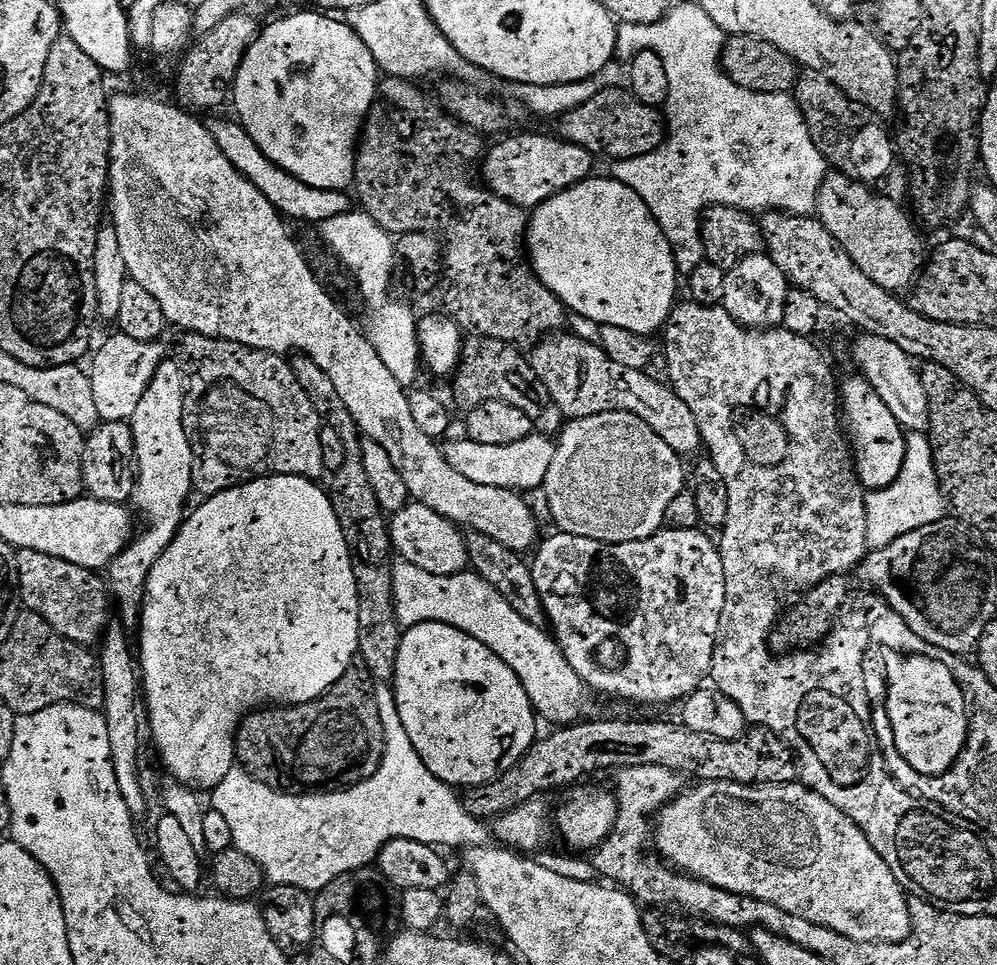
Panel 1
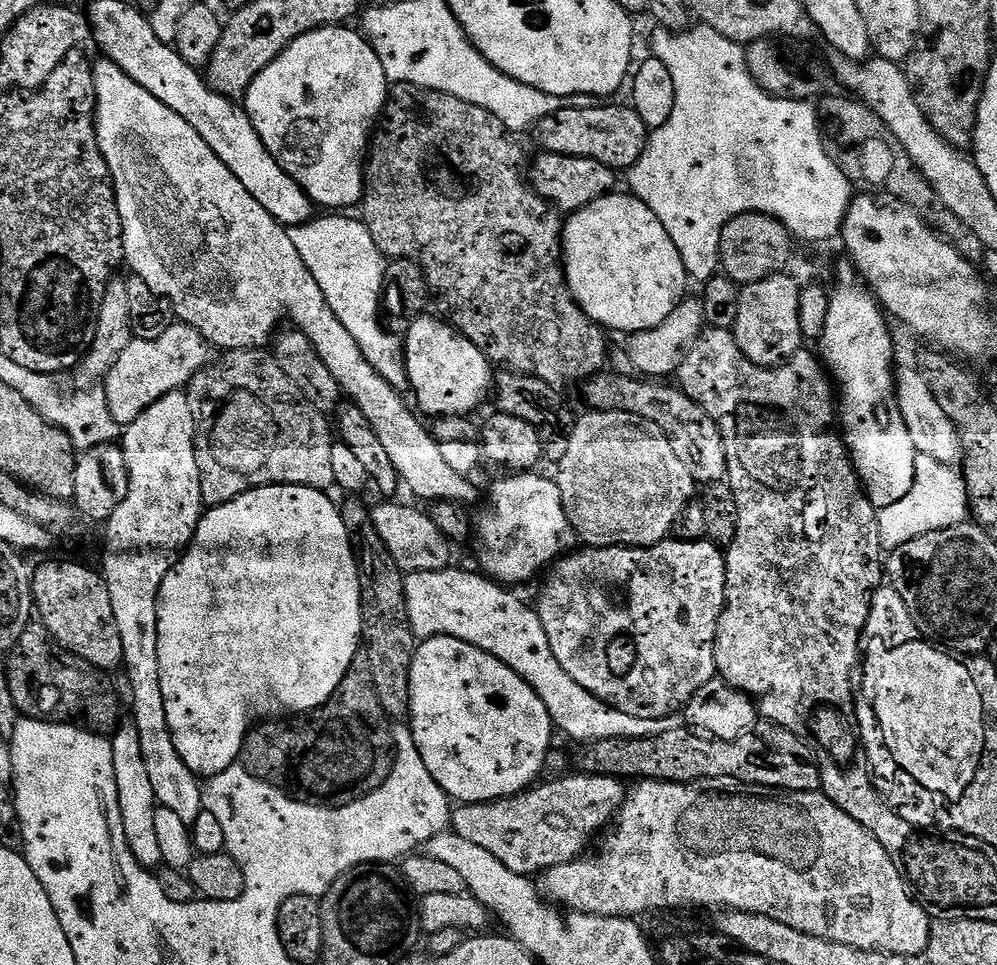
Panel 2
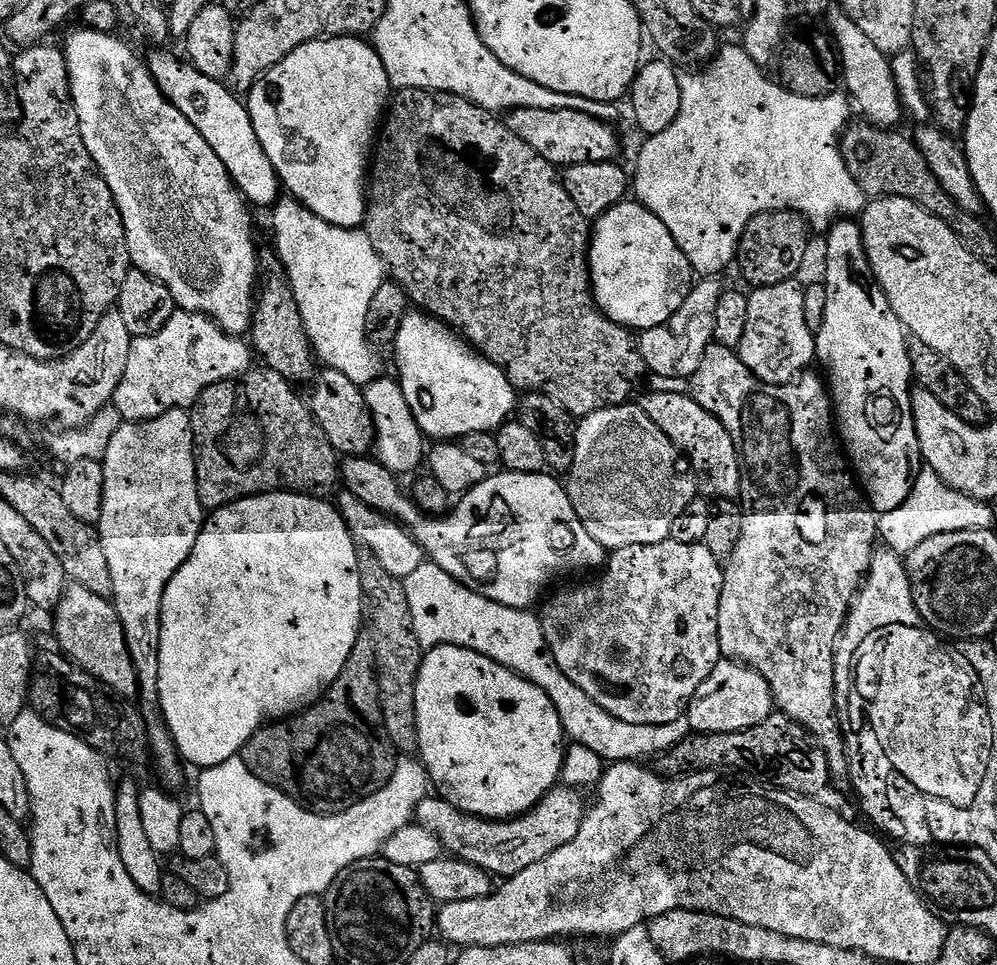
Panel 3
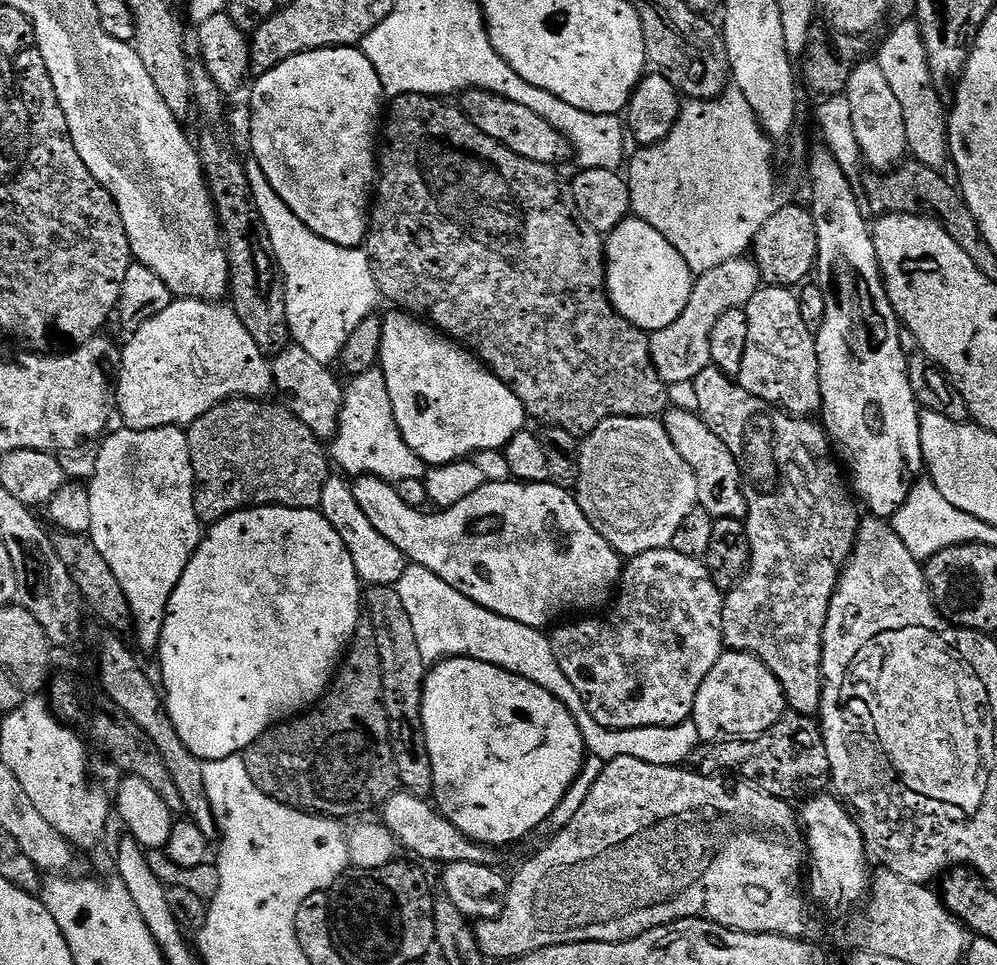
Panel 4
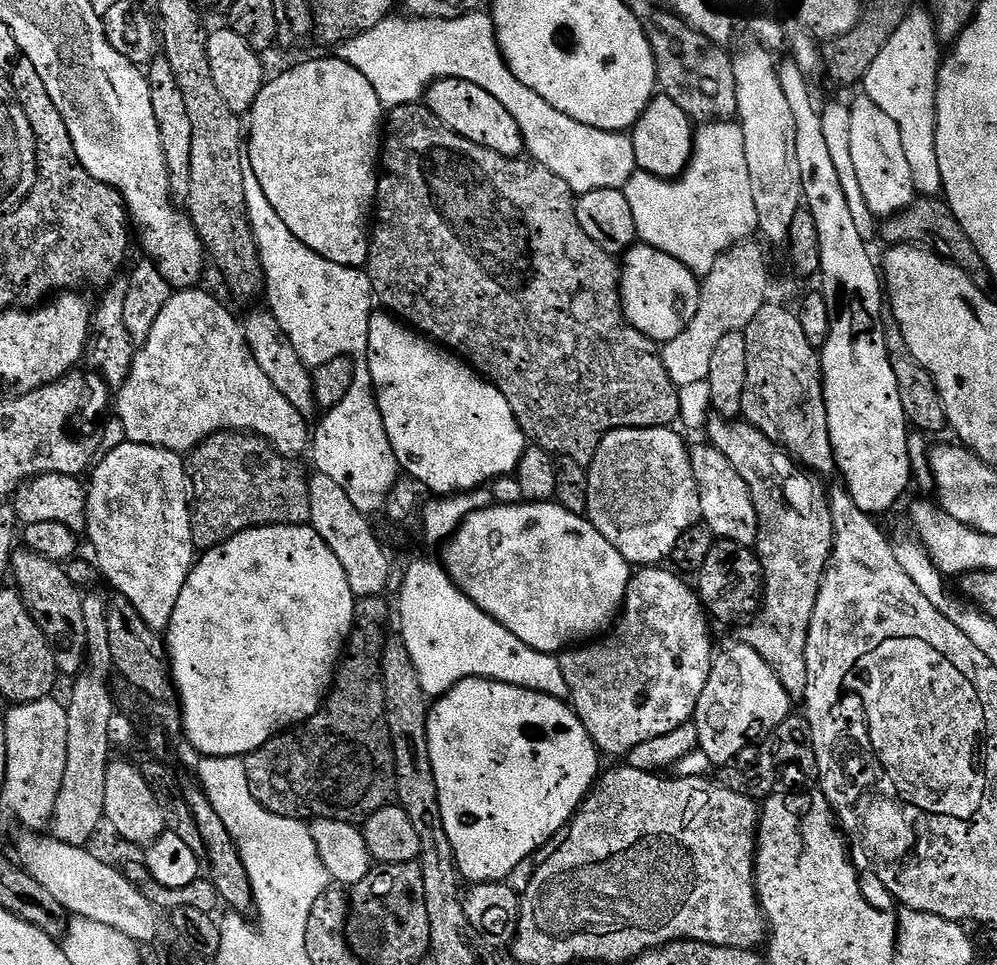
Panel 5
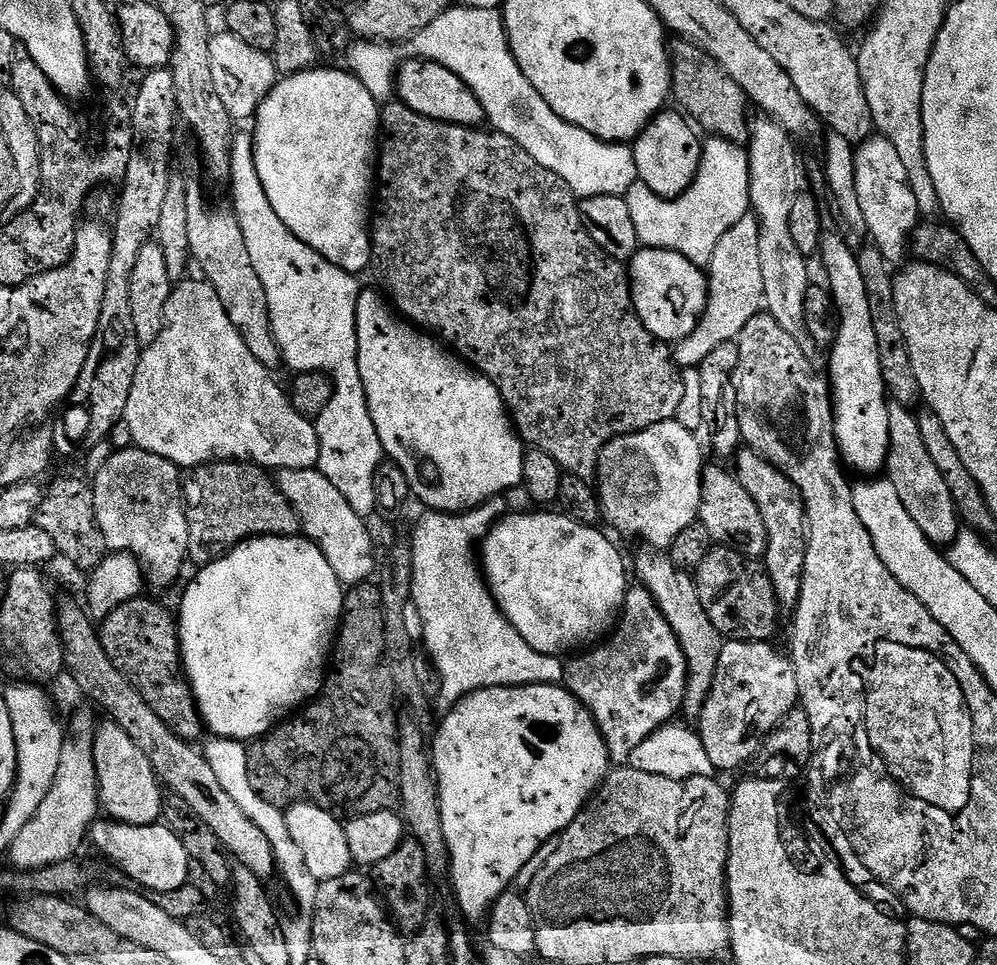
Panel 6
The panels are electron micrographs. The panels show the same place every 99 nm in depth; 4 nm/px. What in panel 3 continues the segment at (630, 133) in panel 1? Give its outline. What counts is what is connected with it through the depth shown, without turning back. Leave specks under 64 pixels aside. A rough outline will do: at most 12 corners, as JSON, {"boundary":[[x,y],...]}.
{"boundary":[[561,108],[506,116],[534,154],[561,169],[615,161],[607,119]]}

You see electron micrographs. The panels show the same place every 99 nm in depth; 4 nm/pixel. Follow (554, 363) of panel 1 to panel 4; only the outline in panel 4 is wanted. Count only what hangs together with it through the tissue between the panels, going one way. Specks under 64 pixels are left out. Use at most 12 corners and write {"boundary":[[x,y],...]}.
{"boundary":[[695,411],[662,423],[698,482],[699,507],[744,520],[746,485],[734,454]]}

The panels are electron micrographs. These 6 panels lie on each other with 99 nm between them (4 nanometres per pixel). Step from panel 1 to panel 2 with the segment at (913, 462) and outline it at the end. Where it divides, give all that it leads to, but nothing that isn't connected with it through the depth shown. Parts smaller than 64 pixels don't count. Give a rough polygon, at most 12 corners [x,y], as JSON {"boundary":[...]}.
{"boundary":[[917,455],[910,494],[879,509],[881,549],[969,516],[953,465]]}

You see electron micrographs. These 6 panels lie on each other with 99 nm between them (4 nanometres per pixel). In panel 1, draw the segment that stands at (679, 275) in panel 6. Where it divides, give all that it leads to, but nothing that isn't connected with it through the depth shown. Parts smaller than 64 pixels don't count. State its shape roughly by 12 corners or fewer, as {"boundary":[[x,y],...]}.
{"boundary":[[611,178],[531,213],[536,276],[569,313],[651,337],[677,253]]}

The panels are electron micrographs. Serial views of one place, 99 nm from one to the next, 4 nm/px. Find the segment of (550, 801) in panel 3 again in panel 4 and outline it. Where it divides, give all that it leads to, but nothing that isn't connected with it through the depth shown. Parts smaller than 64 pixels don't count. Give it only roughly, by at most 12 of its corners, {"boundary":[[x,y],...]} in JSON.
{"boundary":[[397,791],[382,823],[421,861],[485,863],[485,845]]}

